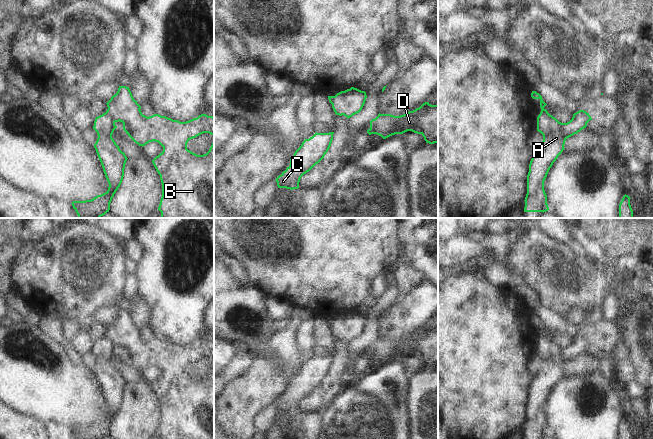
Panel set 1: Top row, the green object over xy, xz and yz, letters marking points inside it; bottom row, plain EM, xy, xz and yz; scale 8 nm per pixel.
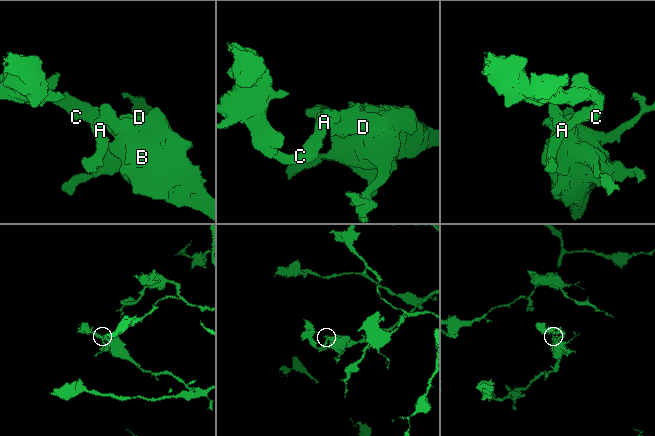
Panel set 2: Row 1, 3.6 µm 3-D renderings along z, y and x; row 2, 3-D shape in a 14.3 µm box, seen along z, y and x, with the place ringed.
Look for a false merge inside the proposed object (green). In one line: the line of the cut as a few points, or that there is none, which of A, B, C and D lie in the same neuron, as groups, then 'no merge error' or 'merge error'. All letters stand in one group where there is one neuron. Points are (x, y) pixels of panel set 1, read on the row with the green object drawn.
cut in xy along (106, 111), (115, 121); A C / B D; merge error

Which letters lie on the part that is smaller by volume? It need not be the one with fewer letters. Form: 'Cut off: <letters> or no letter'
Cut off: A, C

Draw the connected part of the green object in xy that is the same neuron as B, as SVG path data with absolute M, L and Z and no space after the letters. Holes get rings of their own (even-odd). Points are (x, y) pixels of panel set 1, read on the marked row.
M119 86L117 93L106 104L108 107L106 112L112 116L115 122L123 123L123 130L136 144L143 147L149 142L155 141L163 147L163 151L152 160L162 183L162 197L158 207L161 218L214 218L214 117L201 114L186 122L159 114L147 117L142 114L141 106L133 98L129 87L126 86ZM203 133L211 134L213 143L206 154L197 155L187 149L187 143L190 139Z

